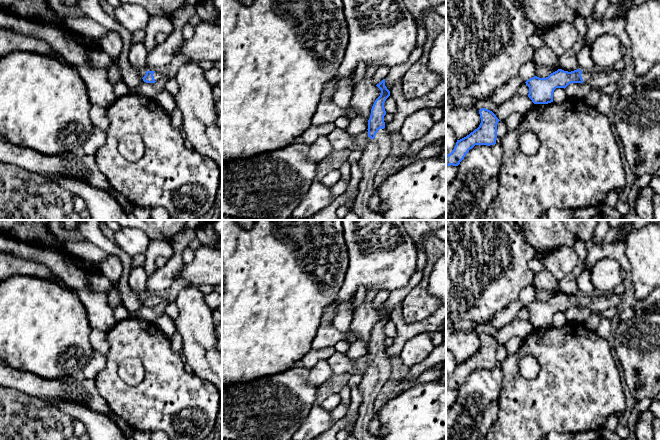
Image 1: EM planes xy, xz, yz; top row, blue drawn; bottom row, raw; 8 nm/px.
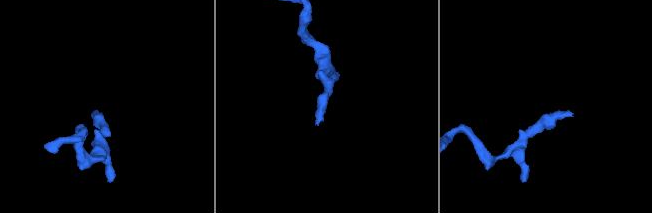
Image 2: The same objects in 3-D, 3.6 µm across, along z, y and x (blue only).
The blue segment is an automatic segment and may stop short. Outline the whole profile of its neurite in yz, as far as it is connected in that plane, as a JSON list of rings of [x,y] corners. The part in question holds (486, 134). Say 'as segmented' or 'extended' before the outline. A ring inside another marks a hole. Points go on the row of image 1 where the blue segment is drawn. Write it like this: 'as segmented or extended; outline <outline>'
as segmented; outline [[[481,108],[479,114],[481,118],[479,127],[466,137],[457,140],[453,151],[446,156],[446,166],[458,166],[475,145],[496,144],[497,124],[500,120],[492,111],[485,108]]]

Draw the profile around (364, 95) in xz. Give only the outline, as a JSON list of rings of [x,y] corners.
[[[370,64],[366,67],[363,79],[354,89],[350,106],[356,111],[356,116],[362,116],[367,121],[371,115],[371,109],[375,100],[380,96],[381,90],[373,84],[373,76],[378,69],[377,65]]]

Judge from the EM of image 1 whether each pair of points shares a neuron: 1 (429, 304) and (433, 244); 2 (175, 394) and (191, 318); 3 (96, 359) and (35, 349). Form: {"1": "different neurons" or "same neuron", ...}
{"1": "same neuron", "2": "different neurons", "3": "different neurons"}

